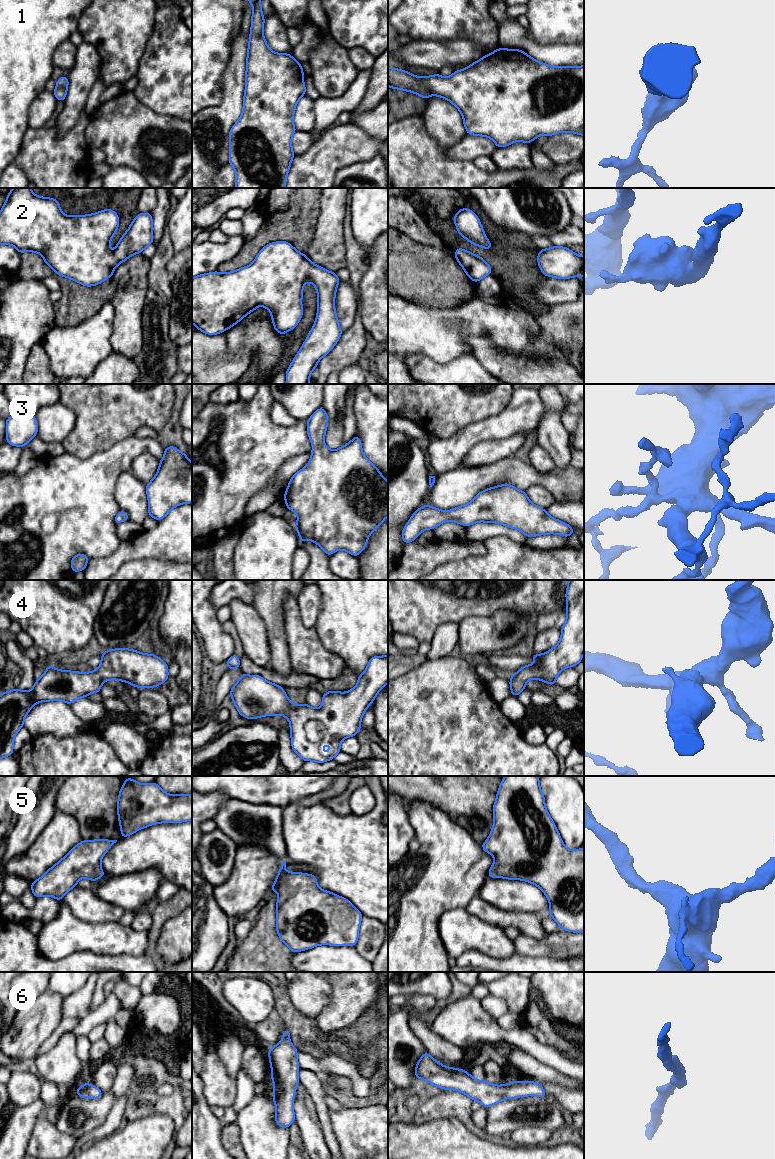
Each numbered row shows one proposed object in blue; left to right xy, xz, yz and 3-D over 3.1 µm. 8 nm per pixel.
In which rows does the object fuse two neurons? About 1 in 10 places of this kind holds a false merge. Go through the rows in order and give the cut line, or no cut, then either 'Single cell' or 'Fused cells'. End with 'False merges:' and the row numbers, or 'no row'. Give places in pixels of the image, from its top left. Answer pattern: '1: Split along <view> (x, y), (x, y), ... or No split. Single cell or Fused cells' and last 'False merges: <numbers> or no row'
1: No split. Single cell
2: No split. Single cell
3: No split. Single cell
4: No split. Single cell
5: No split. Single cell
6: No split. Single cell
False merges: no row

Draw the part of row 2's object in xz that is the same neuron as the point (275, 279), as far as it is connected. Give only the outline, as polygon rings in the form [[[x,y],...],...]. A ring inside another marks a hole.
[[[287,241],[267,244],[246,267],[228,273],[214,271],[193,277],[192,323],[207,335],[217,335],[233,327],[258,306],[263,306],[270,312],[275,331],[284,335],[293,330],[303,316],[303,286],[307,282],[311,282],[317,291],[317,316],[309,335],[286,371],[286,384],[309,384],[310,373],[342,335],[335,311],[335,295],[340,280],[335,272],[314,264]]]

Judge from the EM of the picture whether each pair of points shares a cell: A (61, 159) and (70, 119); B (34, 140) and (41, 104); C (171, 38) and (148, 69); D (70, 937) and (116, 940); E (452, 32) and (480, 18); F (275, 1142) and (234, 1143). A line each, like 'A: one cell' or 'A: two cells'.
A: two cells
B: two cells
C: one cell
D: one cell
E: one cell
F: two cells

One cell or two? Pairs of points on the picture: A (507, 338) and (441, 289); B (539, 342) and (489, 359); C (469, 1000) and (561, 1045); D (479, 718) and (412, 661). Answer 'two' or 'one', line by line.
A: two
B: one
C: two
D: two

